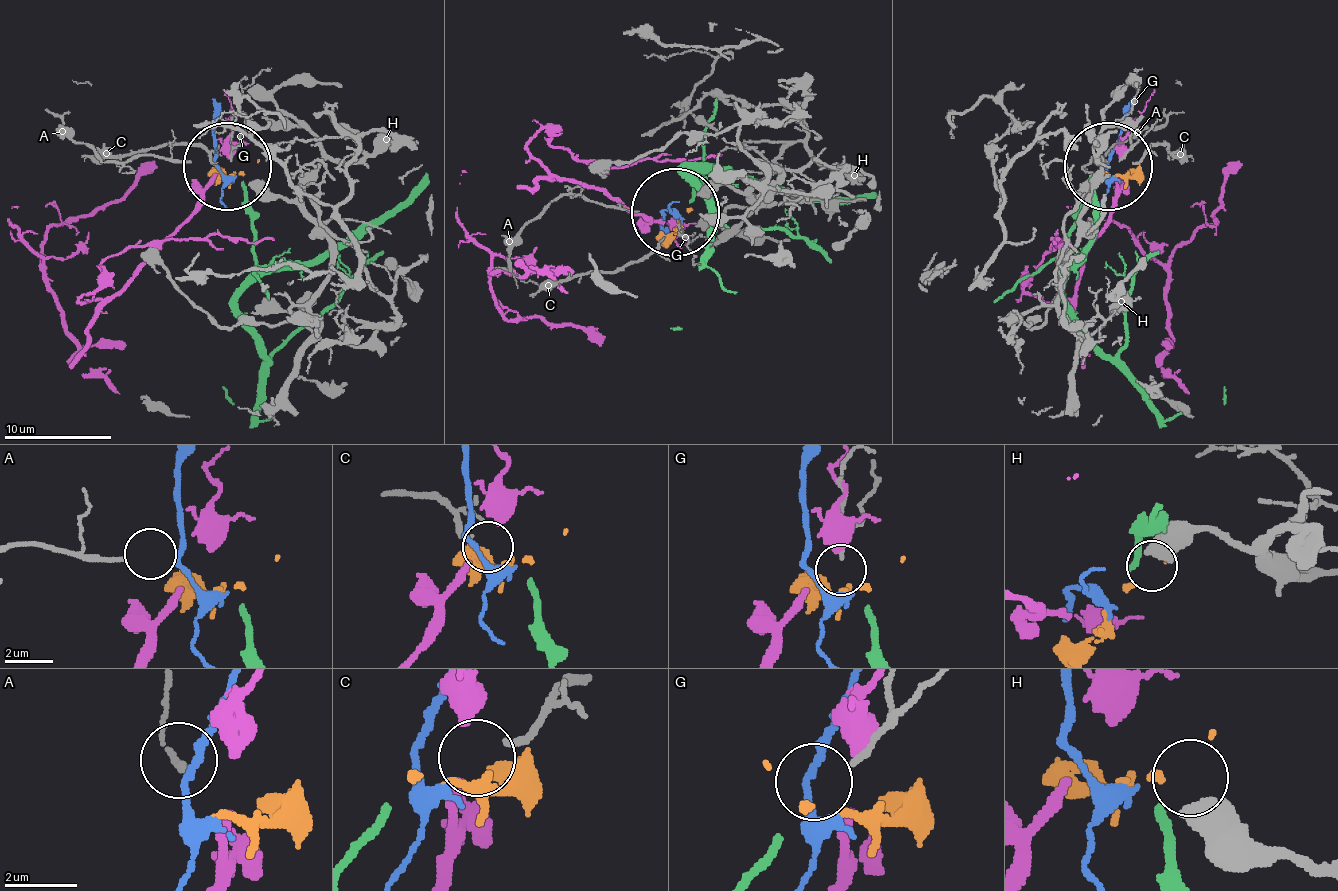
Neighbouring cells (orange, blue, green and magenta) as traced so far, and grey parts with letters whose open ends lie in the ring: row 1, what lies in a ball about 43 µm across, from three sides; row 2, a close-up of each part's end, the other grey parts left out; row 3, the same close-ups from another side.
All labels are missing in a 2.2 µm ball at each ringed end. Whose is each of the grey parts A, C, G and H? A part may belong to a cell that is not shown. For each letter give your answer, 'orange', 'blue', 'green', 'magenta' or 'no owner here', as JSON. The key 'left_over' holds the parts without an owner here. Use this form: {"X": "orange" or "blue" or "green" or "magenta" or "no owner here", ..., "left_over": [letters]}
{"A": "blue", "C": "magenta", "G": "no owner here", "H": "orange", "left_over": ["G"]}

